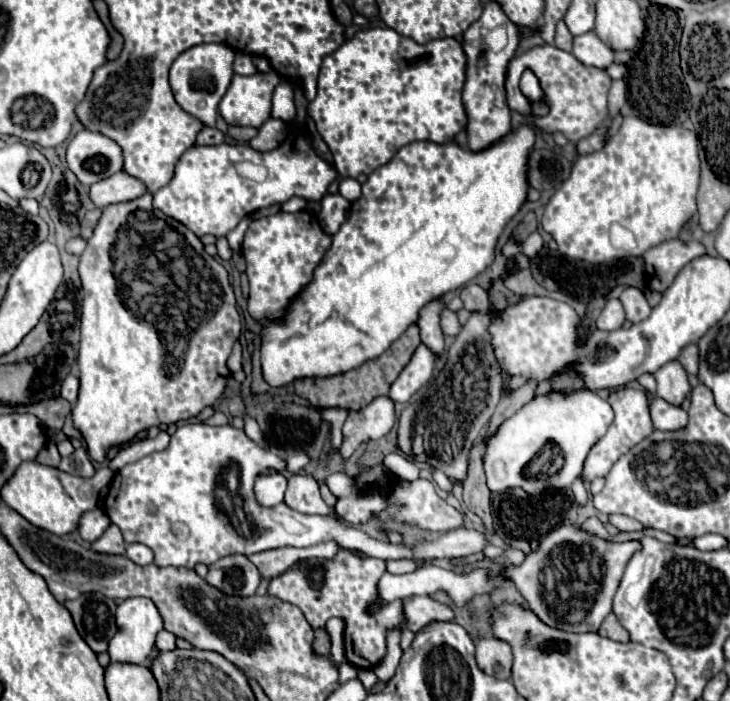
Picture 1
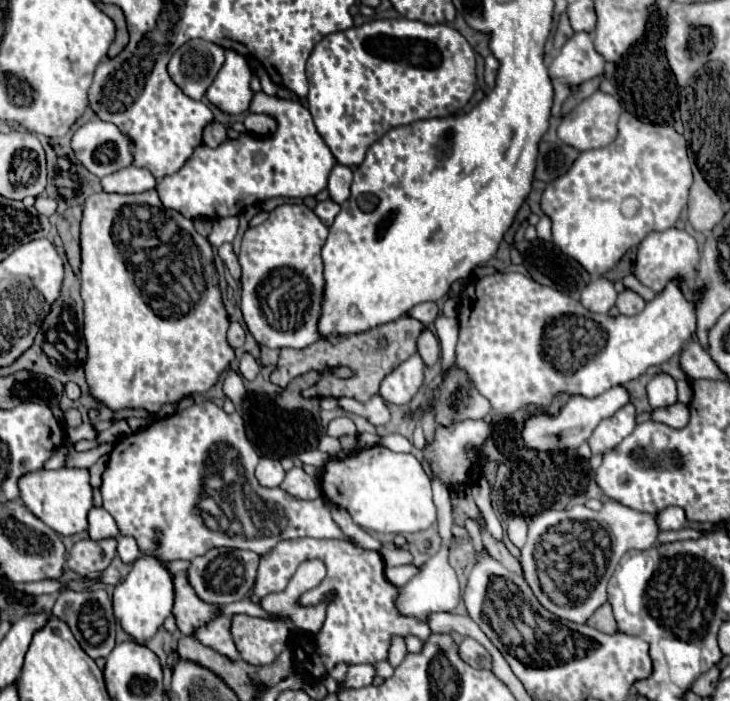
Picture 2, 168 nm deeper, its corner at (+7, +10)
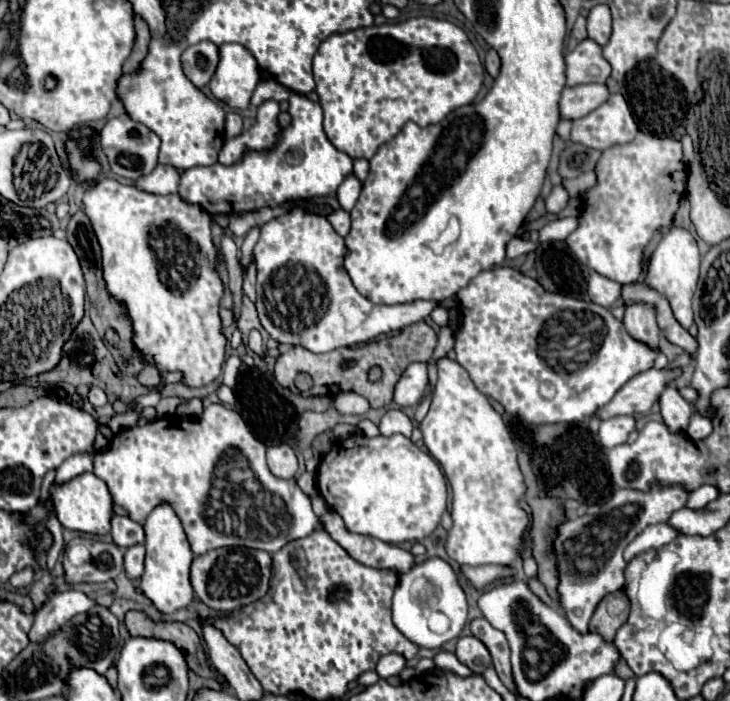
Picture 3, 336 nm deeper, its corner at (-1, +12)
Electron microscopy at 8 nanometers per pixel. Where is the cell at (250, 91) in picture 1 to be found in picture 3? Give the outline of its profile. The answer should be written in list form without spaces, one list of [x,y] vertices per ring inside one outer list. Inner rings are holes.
[[[222,44],[218,70],[208,84],[212,94],[230,108],[248,108],[258,82],[260,68],[256,58],[242,44]]]

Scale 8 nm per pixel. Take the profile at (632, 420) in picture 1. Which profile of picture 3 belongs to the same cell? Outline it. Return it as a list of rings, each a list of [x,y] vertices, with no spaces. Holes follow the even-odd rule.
[[[614,416],[600,424],[600,444],[604,448],[614,448],[624,444],[630,432],[636,430],[636,422],[632,416]]]

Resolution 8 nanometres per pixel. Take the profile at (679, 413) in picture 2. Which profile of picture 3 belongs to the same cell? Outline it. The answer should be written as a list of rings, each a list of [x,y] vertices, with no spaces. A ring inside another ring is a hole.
[[[692,412],[692,416],[690,416],[690,424],[688,424],[688,430],[686,430],[686,434],[692,438],[692,440],[702,440],[704,436],[708,436],[712,432],[712,422],[706,418],[706,416],[702,416],[700,412]]]

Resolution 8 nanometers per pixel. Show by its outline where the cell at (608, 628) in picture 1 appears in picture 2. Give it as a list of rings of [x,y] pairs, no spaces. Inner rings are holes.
[[[608,602],[602,604],[592,614],[592,618],[588,620],[588,626],[594,626],[594,628],[598,628],[604,634],[614,634],[616,632],[616,620],[614,620],[614,614],[612,614],[612,606]]]

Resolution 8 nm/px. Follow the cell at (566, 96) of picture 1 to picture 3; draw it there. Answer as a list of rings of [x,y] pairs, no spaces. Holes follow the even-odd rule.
[[[488,50],[486,54],[486,70],[492,78],[498,76],[498,70],[500,70],[500,56],[494,52],[494,50]]]

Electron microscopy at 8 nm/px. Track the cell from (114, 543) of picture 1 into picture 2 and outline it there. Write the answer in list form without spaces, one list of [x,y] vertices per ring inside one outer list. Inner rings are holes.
[[[80,540],[66,554],[66,566],[86,578],[98,580],[116,556],[116,540]]]

